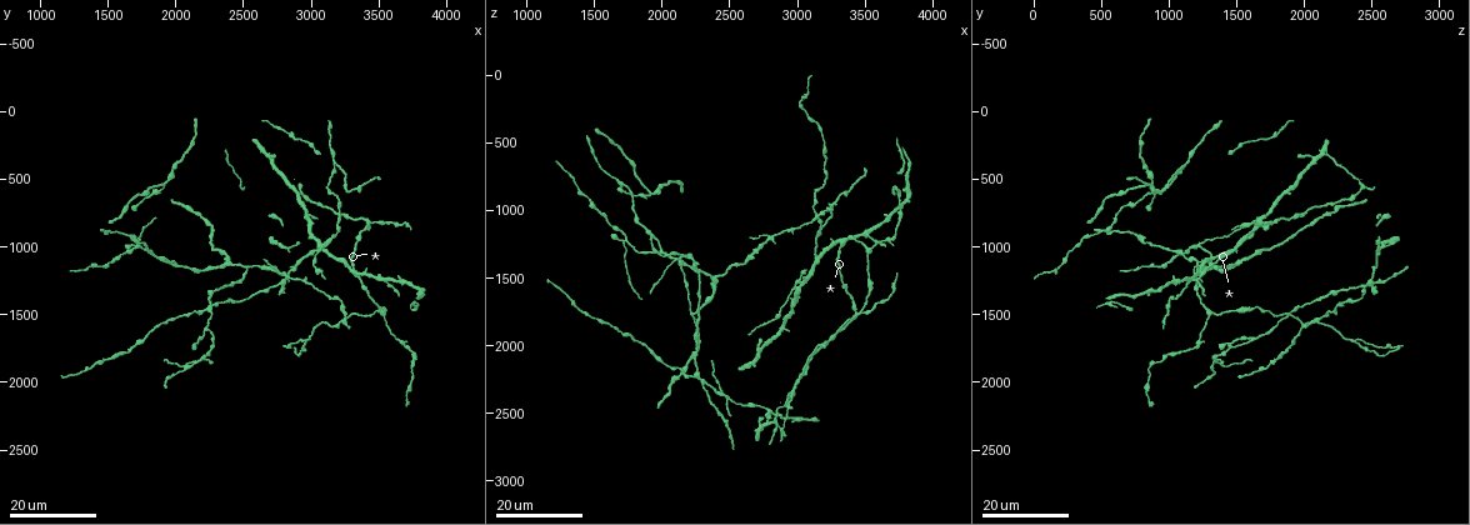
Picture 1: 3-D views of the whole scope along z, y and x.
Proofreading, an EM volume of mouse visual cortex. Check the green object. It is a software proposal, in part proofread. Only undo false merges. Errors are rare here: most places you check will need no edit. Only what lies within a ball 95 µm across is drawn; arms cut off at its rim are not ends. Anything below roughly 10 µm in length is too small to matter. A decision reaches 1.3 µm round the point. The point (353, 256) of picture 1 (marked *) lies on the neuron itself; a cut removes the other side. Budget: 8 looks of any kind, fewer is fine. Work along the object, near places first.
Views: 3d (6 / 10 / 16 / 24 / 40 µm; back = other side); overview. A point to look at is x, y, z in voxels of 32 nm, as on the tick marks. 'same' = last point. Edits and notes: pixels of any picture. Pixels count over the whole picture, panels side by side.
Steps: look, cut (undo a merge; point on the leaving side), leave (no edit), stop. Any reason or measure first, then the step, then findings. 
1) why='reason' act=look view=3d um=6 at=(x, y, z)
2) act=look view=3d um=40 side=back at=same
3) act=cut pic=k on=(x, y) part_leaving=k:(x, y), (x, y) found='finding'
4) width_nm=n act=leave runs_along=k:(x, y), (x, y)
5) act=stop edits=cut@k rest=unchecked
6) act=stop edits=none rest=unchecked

why='three-way junction' act=look view=3d um=16 at=(3520, 1500, 1320)

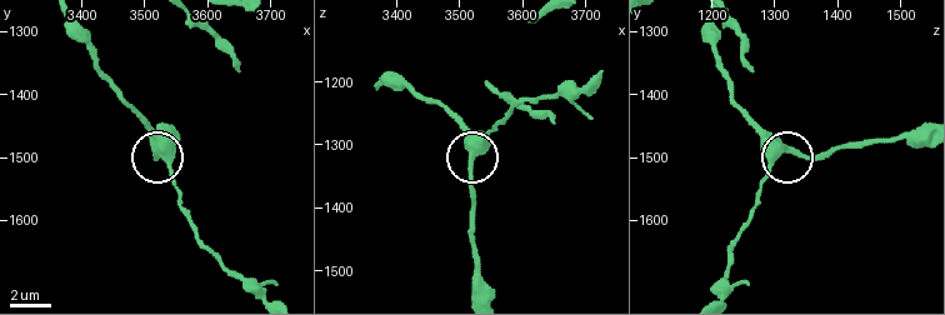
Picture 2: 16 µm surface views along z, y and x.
why='closer look' act=look view=3d um=10 at=(3520, 1490, 1310)

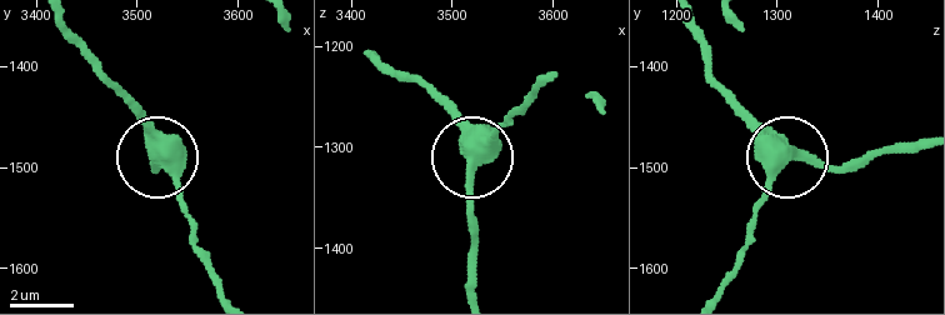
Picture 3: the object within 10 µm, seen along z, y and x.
act=leave runs_along=3:(58, 24), (139, 120), (193, 223) found='continuous, no second neuron'

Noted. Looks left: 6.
why='side arm on a straight run' act=look view=3d um=16 at=(2940, 1680, 2340)

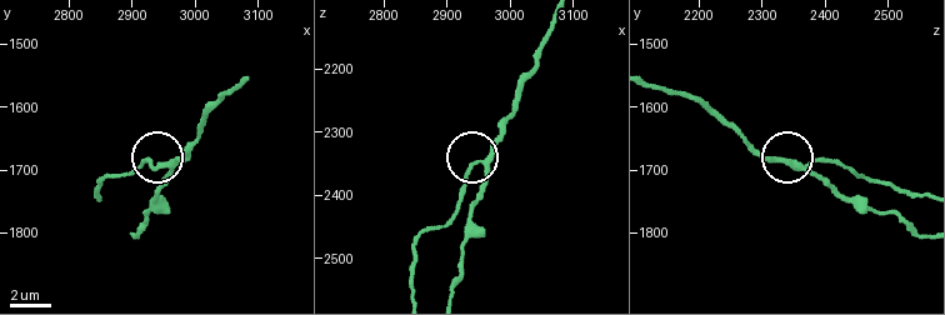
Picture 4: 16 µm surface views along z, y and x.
act=look view=3d um=10 at=(2955, 1695, 2345)

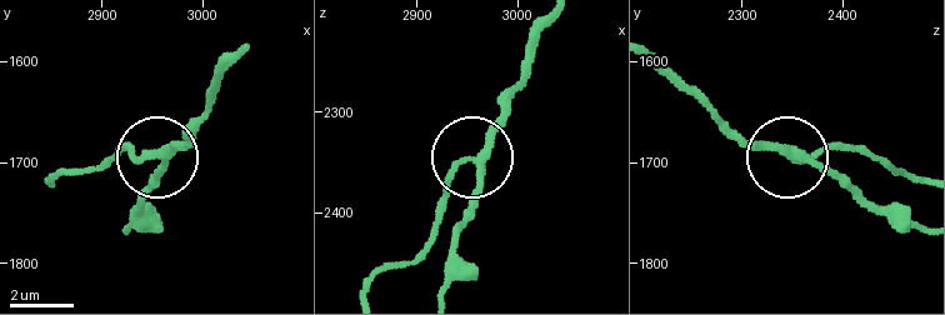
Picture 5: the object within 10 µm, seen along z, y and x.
side_arm_um=15 arms=3 act=leave found='one neuron here'

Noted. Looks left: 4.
why='two arms in line, one across' act=look view=3d um=16 at=(3180, 400, 1120)

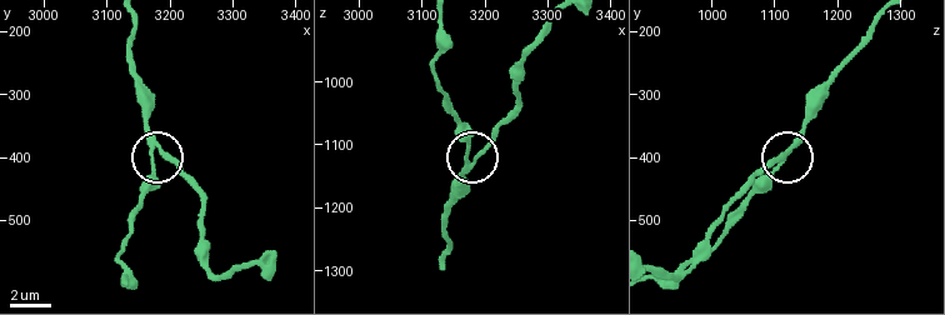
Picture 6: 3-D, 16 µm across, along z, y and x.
why='zoom in' act=look view=3d um=6 at=(3185, 395, 1115)

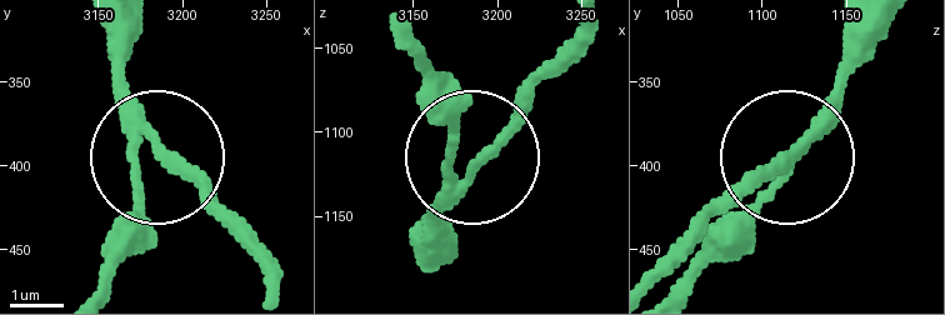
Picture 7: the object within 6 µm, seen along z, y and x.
width_nm=190 act=leave found='continuous, no second neuron'

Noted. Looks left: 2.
act=look view=3d um=16 at=(1740, 1000, 1200)

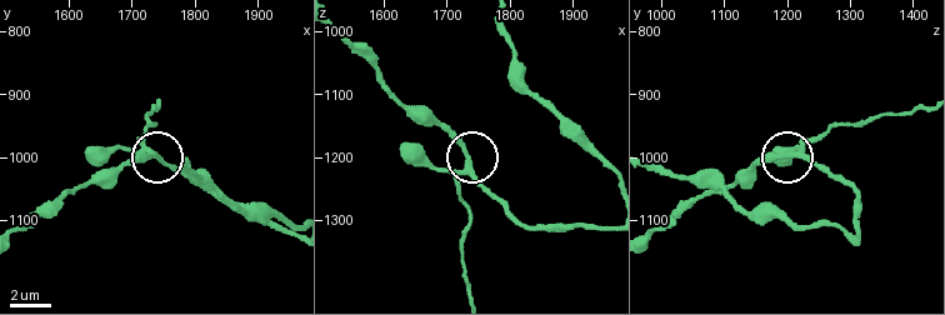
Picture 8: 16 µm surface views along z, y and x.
act=look view=3d um=10 at=(1730, 995, 1220)

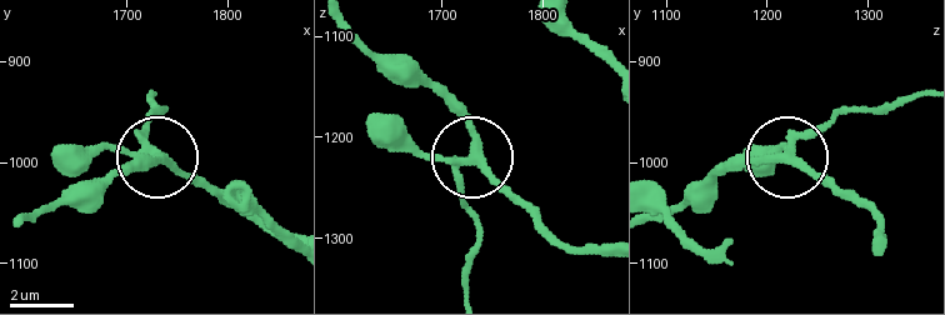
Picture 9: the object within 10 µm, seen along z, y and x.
act=leave runs_along=9:(875, 254), (873, 214), (790, 158), (795, 144), (841, 114) found='continuous, no second neuron'

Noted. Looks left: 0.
act=stop edits=none rest=unchecked

